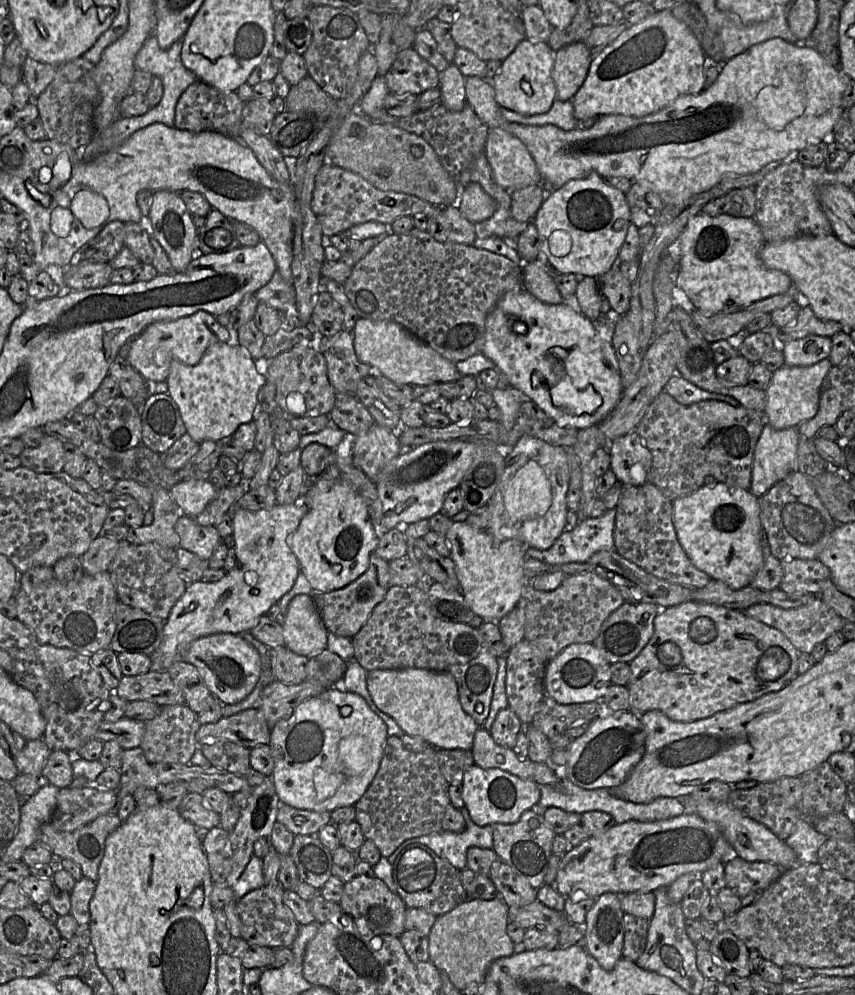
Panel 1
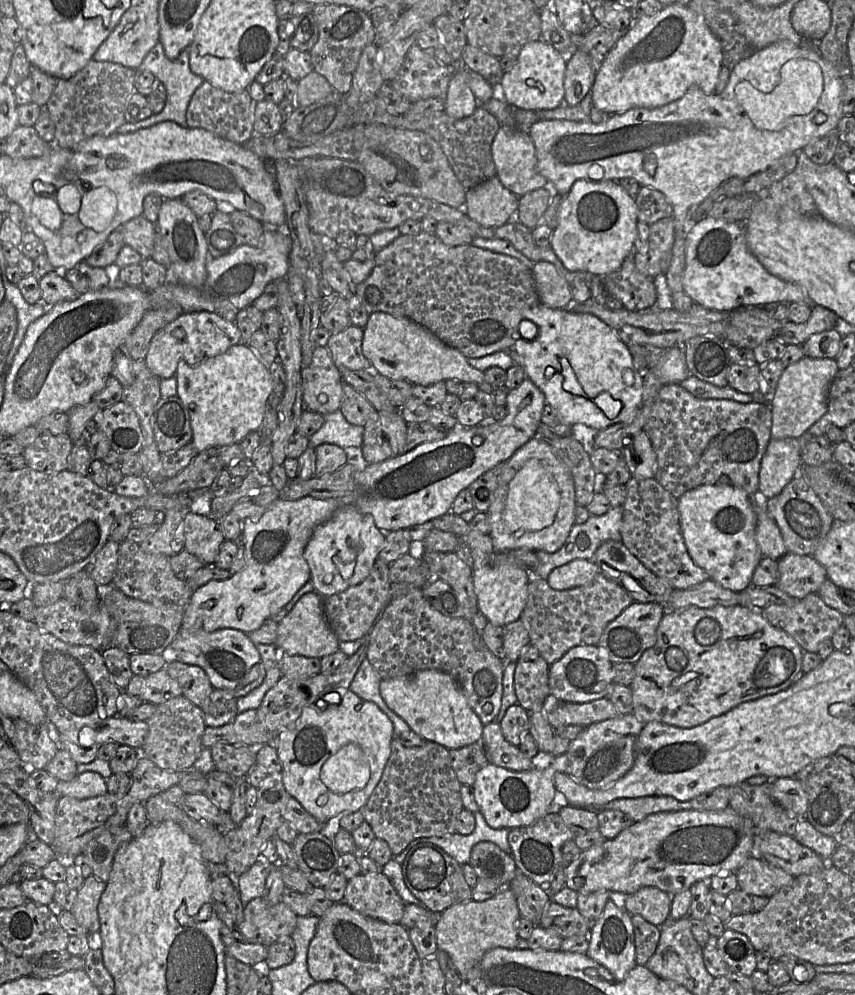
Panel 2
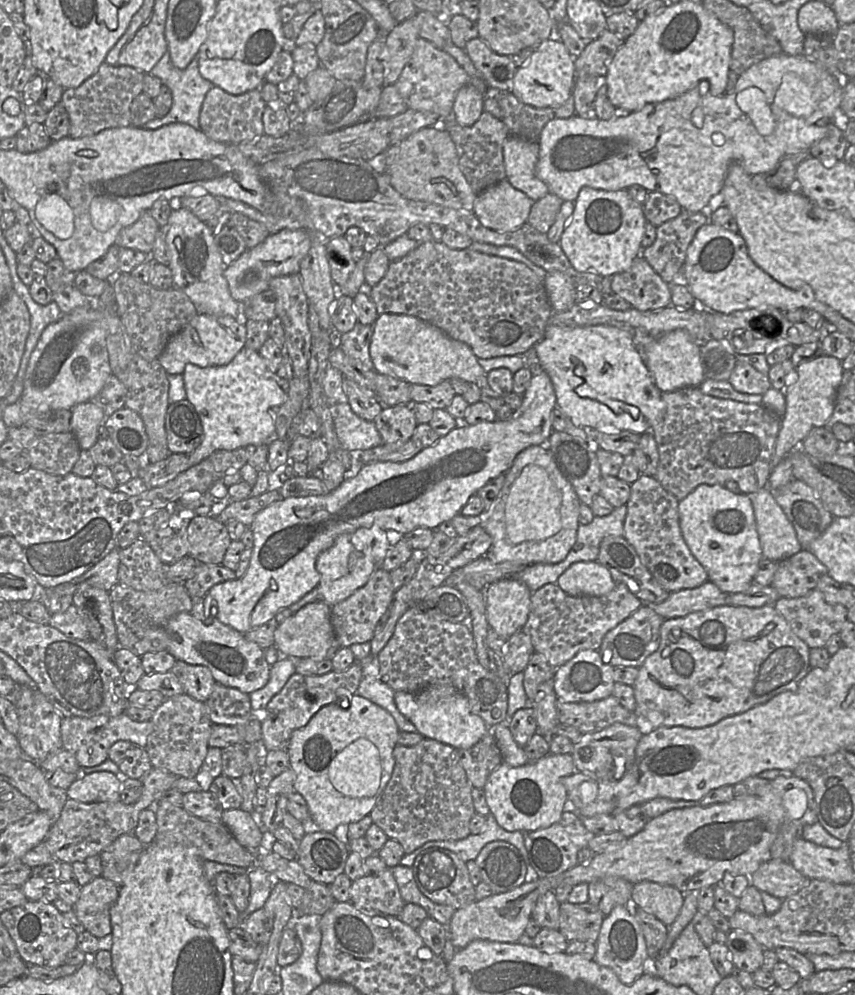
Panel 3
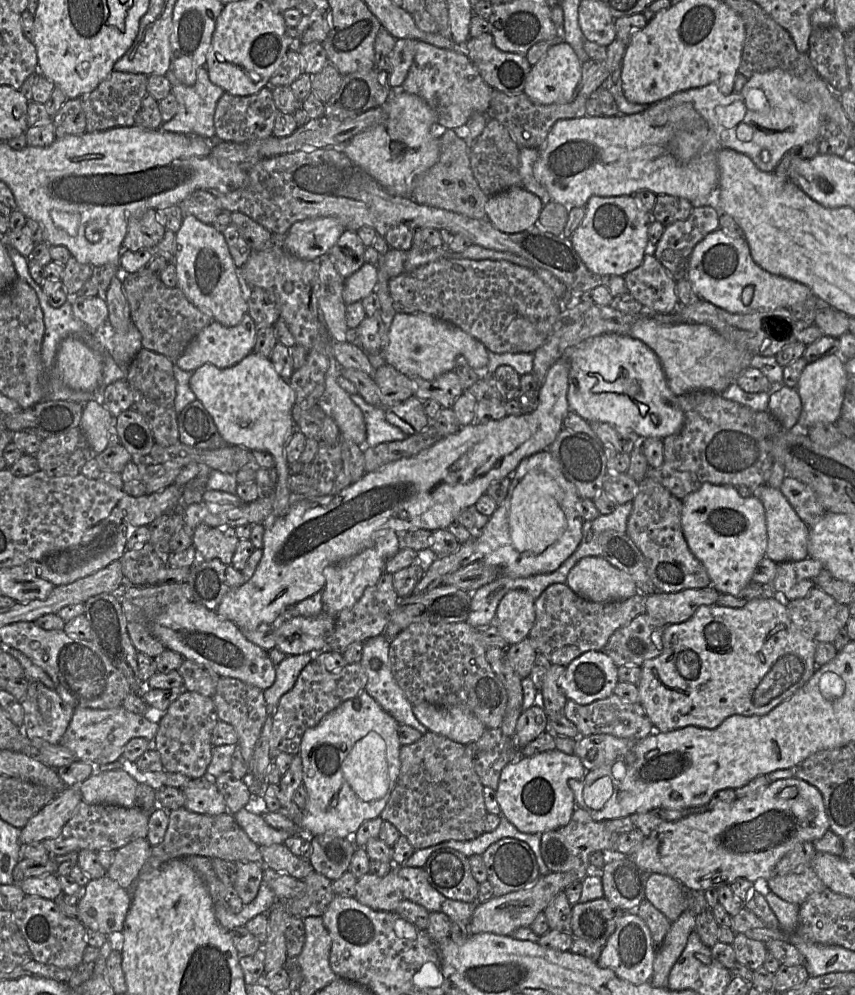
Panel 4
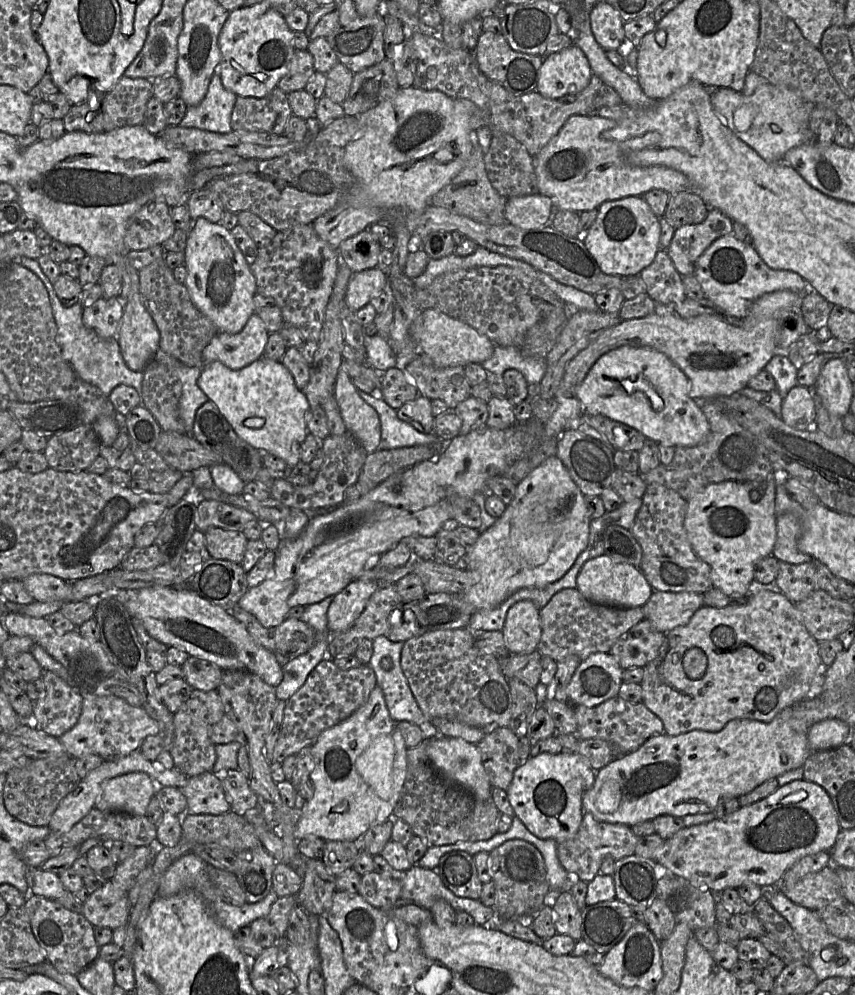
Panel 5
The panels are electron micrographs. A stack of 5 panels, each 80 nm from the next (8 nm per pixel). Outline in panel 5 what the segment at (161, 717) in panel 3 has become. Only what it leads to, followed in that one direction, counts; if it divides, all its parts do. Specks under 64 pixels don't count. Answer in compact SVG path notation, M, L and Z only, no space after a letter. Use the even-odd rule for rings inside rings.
M194 690L187 701L174 713L174 737L166 751L174 762L174 769L193 777L211 771L216 761L215 745L210 739L211 727L224 716L224 707L216 690Z

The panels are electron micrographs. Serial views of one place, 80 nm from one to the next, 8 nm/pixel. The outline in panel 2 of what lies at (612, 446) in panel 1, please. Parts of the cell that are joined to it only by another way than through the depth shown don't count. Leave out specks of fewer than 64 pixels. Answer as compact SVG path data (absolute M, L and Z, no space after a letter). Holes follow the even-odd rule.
M644 429L631 437L620 452L631 475L637 479L654 478L657 457L650 438Z

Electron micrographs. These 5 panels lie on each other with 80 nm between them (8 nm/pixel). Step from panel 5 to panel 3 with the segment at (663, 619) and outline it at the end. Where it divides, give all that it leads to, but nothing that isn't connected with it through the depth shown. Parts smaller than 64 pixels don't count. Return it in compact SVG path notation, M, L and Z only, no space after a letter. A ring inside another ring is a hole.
M708 580L697 588L672 592L661 603L647 605L664 619L671 619L726 605L729 595Z

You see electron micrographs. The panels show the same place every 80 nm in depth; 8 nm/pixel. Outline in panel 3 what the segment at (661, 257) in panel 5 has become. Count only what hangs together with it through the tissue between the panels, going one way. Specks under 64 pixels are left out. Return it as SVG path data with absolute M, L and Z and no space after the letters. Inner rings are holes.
M642 257L634 259L632 266L625 272L612 276L611 288L614 294L626 300L631 308L645 311L665 308L671 305L671 287Z

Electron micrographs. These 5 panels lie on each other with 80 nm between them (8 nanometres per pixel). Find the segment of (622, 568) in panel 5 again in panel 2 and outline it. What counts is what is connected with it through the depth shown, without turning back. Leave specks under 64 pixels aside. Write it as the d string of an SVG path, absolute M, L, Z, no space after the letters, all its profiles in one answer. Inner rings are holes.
M576 559L555 568L546 581L552 589L567 590L590 584L597 574L601 572L596 563Z

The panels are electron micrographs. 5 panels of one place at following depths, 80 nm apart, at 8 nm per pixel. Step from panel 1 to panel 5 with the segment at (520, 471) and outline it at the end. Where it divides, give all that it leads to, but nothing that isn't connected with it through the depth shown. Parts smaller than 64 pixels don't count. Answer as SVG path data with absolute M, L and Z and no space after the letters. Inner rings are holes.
M556 456L547 458L538 467L531 471L525 479L517 484L515 496L513 500L507 505L505 512L496 519L495 523L491 527L480 533L477 541L472 546L467 547L466 555L464 556L467 565L466 569L478 572L480 575L480 580L465 592L452 594L461 594L461 596L464 598L464 601L471 605L474 611L476 611L480 609L492 609L497 607L520 589L546 587L547 585L562 578L573 566L577 557L586 549L589 538L590 522L591 518L585 504L585 495L573 481L568 470L565 468L560 459L558 459Z

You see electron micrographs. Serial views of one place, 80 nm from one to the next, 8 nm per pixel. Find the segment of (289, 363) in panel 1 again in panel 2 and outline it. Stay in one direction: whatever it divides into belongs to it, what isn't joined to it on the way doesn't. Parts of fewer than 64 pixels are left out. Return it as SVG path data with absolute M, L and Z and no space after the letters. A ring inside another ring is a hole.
M317 346L311 363L302 368L303 410L325 416L340 408L343 399L343 377L325 346Z

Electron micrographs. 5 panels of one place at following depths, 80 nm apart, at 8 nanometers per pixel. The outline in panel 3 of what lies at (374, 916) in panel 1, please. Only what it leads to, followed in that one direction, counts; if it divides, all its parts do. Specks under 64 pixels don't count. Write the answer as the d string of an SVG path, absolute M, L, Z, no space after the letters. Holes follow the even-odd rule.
M391 868L378 876L365 875L353 881L349 902L369 915L395 917L400 915L405 905Z

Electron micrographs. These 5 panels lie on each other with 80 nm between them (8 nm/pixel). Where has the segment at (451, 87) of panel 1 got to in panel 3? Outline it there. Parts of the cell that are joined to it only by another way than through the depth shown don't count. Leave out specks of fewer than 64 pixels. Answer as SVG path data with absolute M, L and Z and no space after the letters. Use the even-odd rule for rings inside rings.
M466 85L456 94L452 119L461 126L472 126L484 111L484 94L473 85Z

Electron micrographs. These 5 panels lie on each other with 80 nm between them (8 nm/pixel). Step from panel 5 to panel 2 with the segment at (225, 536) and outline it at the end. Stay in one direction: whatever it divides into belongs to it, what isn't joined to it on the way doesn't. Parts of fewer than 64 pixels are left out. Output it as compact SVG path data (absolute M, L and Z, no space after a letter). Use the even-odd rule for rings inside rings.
M195 511L185 513L184 549L205 565L214 565L220 546L225 540L219 521Z

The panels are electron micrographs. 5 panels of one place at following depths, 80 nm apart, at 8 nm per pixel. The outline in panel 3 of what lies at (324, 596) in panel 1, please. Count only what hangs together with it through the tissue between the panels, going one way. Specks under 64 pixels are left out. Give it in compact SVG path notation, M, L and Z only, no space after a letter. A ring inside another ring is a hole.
M383 568L377 569L367 583L358 588L343 601L331 606L331 624L340 647L370 642L375 630L393 600L394 588L390 573Z

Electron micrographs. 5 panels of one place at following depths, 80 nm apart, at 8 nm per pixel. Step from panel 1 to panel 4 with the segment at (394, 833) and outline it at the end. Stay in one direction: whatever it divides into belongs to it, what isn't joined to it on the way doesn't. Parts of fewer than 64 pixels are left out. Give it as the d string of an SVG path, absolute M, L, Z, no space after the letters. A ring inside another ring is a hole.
M428 731L417 742L401 746L400 761L396 786L380 818L392 823L415 850L445 841L469 841L485 833L484 787L465 746Z

